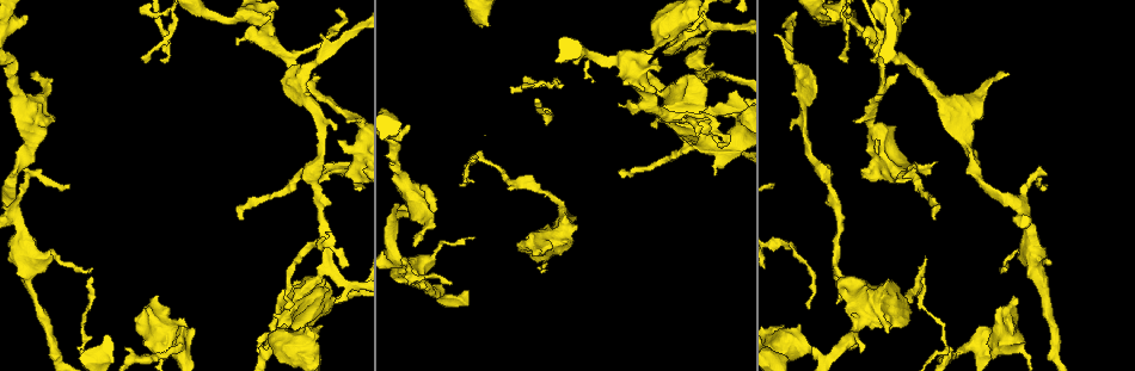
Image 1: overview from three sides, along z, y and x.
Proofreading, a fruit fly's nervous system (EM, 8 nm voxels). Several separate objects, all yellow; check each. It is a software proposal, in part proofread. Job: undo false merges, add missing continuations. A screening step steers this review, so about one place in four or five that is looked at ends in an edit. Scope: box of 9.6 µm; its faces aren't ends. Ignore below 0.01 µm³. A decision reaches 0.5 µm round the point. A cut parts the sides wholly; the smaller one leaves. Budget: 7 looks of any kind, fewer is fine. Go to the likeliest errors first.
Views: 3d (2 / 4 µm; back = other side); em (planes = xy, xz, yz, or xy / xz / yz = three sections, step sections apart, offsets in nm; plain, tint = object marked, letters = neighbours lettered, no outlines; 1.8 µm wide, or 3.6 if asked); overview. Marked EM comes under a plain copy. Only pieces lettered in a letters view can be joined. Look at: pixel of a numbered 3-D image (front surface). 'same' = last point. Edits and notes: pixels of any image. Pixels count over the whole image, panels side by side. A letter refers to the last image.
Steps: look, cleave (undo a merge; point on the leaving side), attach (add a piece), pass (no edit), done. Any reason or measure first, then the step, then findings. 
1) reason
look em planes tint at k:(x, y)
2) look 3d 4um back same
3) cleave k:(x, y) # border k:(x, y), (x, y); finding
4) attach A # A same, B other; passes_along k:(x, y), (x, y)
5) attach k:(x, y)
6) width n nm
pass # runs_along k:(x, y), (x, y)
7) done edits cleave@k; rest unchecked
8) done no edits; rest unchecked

stops while still wide
look em yz step 16 letters at 1:(1014, 297)

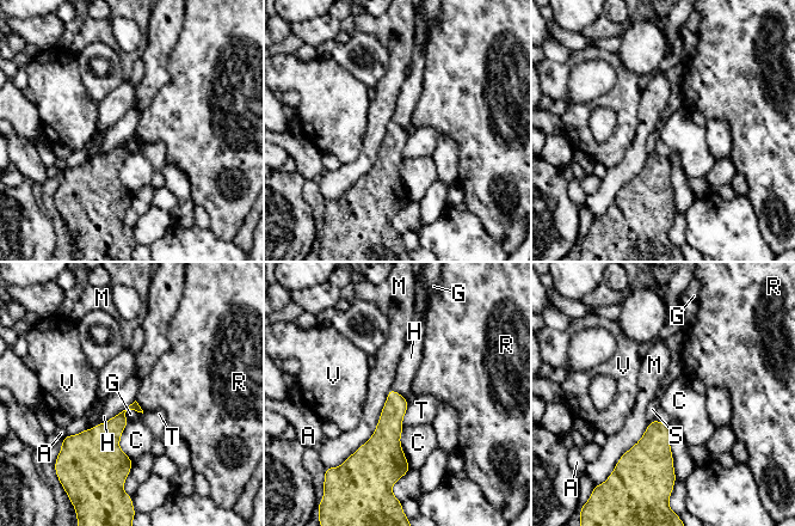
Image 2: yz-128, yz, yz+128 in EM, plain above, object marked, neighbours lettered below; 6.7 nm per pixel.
pass # A other, C other, G other, H other, M other, R other, S other, T other, V other; border 2:(402, 427), (400, 445), (411, 468); none of them fits

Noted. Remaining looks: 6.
look 3d 2um at 1:(270, 329)

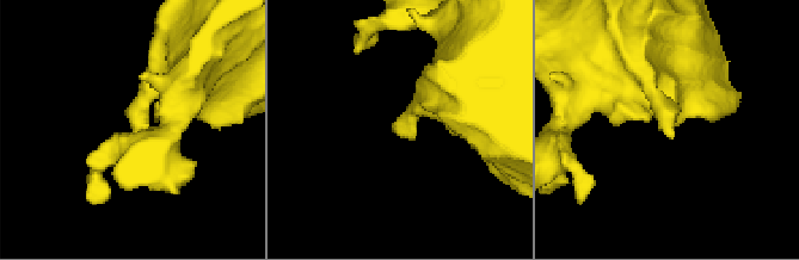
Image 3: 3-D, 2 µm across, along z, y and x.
look em planes letters at 3:(401, 128)

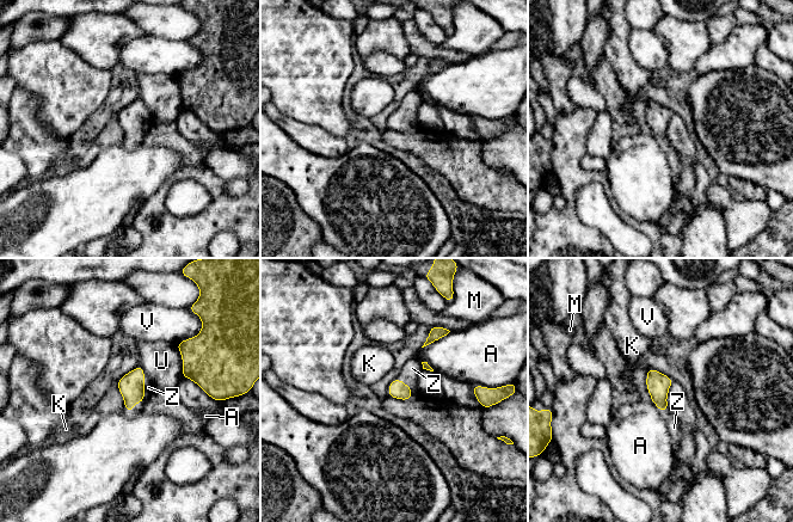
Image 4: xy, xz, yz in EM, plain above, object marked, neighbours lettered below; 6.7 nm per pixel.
longest_contact Z 300 nm
attach Z # A other, K other, M other, U other, V other, Z same; it goes on there

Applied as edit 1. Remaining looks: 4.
see it whole again
look overview

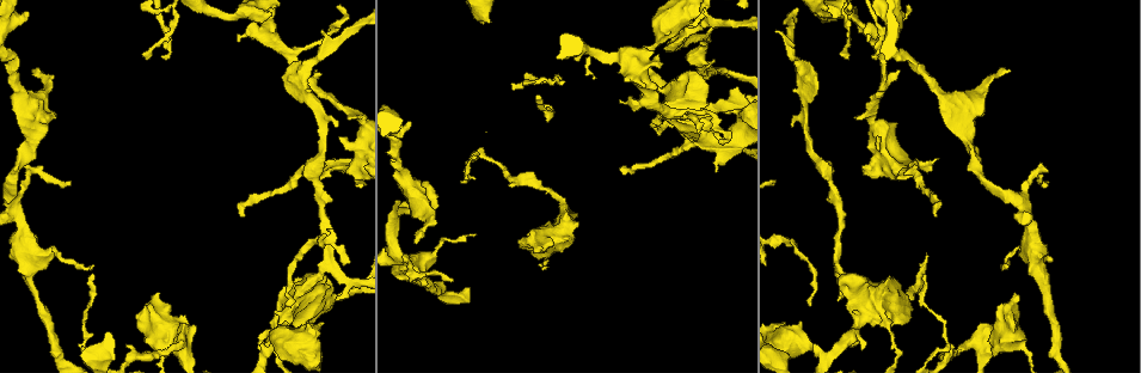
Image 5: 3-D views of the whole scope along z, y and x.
look 3d 2um back at 5:(476, 155)

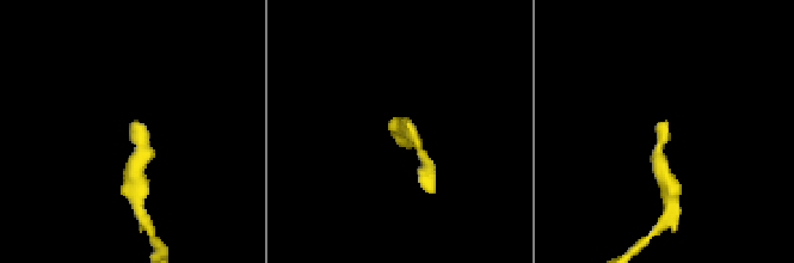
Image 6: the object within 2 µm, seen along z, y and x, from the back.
look em planes letters at 6:(404, 138)

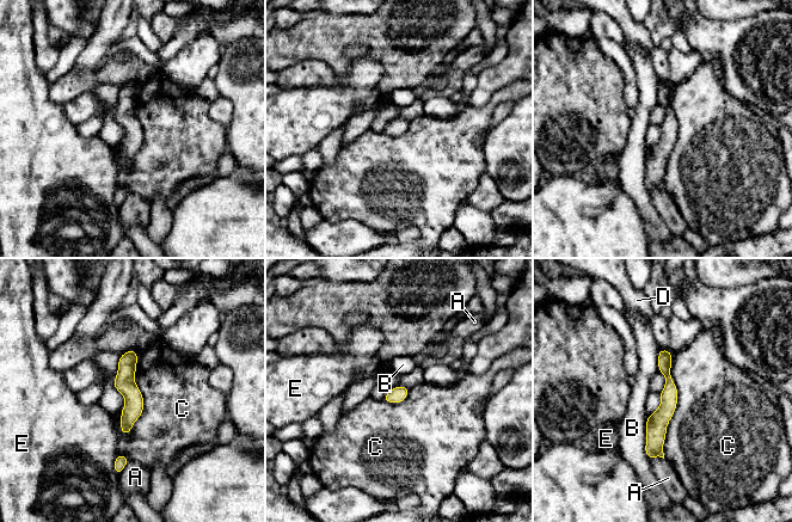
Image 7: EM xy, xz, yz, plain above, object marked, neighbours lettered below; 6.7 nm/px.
width 110 nm
pass # A other, B other, C other, D other, E other; runs_along 7:(665, 352), (669, 403), (650, 454); no lettered piece goes on from it

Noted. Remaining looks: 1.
done edits attach@4; rest unchecked

